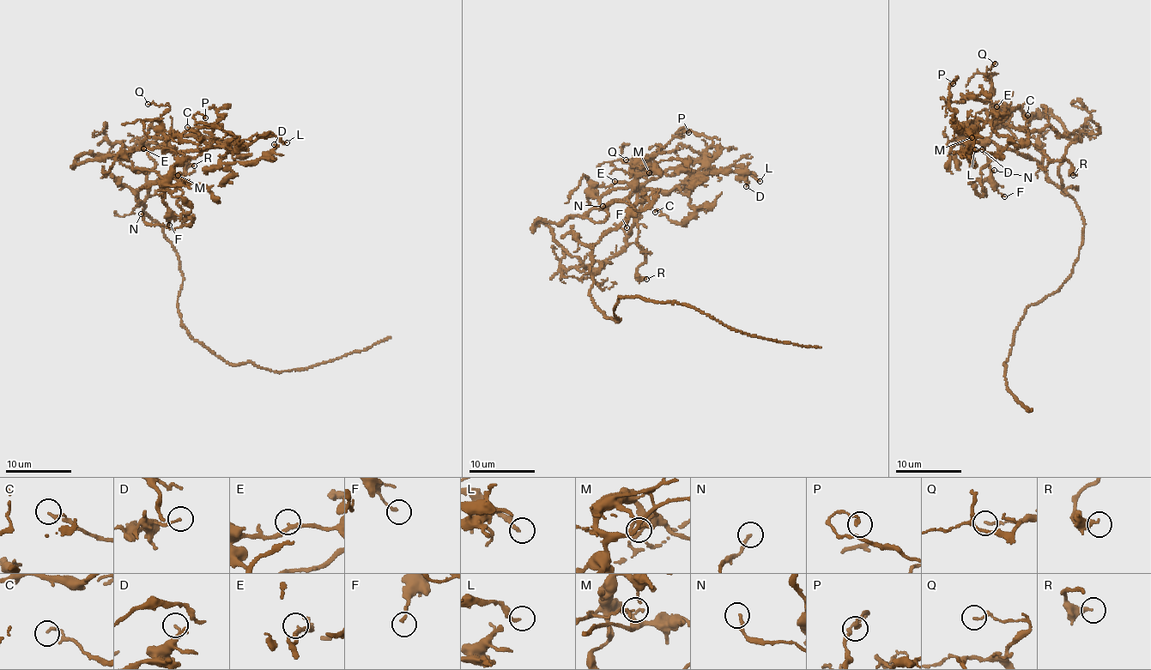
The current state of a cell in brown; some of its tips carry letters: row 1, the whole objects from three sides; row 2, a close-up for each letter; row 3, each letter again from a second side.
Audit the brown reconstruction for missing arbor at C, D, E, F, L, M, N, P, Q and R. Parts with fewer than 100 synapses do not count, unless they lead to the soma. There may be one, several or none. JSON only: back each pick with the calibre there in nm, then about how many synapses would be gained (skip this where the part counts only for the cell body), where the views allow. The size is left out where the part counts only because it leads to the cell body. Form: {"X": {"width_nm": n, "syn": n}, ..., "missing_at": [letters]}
{"missing_at": []}

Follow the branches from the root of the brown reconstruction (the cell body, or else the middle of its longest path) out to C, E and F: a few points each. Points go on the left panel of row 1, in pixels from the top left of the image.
C: (159, 224), (140, 206), (139, 189), (169, 175), (166, 185), (173, 165), (213, 139), (227, 145), (187, 127)
E: (159, 224), (140, 206), (138, 191), (170, 177), (135, 168), (126, 154), (143, 148)
F: (159, 224), (146, 214), (144, 206), (140, 206), (138, 191), (169, 175), (164, 198), (169, 225)

